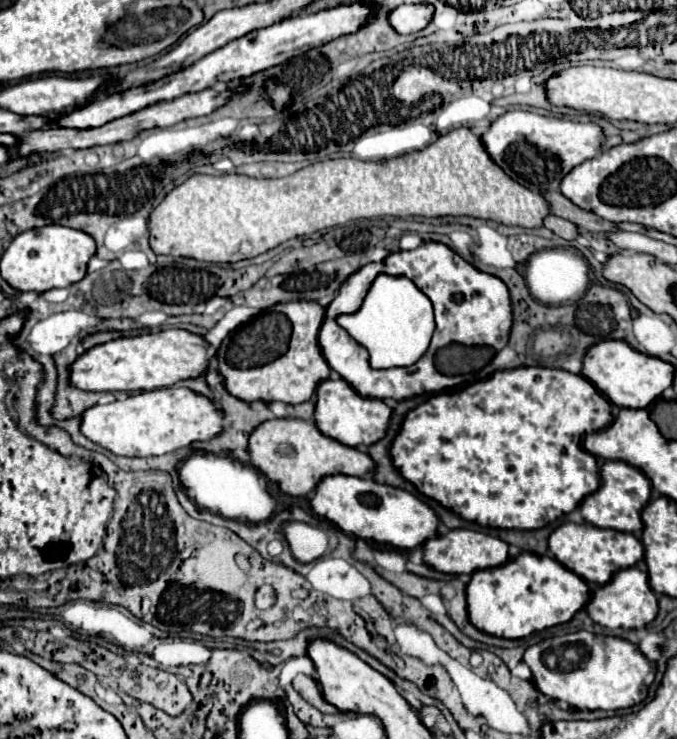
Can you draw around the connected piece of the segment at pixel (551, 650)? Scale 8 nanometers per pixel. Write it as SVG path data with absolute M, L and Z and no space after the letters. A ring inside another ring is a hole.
M575 632L557 638L547 638L527 648L523 662L533 670L533 684L539 692L553 700L569 702L587 710L623 710L643 702L649 694L649 686L657 676L655 664L639 650L637 644L617 636L597 636L591 632ZM573 646L589 646L591 654L581 668L569 670L569 650Z

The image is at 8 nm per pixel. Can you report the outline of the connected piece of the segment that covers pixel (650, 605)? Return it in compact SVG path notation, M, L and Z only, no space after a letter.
M625 568L619 570L609 584L601 586L597 592L593 592L591 602L587 604L587 612L593 622L609 628L609 630L633 630L643 628L649 622L653 622L659 614L659 602L649 586L649 576L645 568Z

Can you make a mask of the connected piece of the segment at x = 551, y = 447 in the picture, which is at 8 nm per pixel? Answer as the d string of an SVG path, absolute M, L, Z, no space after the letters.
M513 368L513 370L503 370L503 372L495 372L489 380L481 380L475 384L469 384L465 388L459 388L455 392L443 392L443 394L435 394L431 396L427 402L423 402L421 406L417 406L415 410L411 410L405 416L403 428L397 434L397 438L393 440L393 448L391 448L391 456L393 456L393 464L395 468L411 482L417 486L419 492L423 492L425 496L441 502L445 508L451 508L453 512L457 512L461 518L477 522L481 526L491 526L491 528L517 528L517 530L537 530L543 528L555 520L559 520L561 516L573 512L575 508L579 508L579 504L583 502L585 496L589 496L591 492L595 492L599 488L599 466L597 466L597 458L589 452L585 452L583 448L583 436L589 432L597 432L607 428L613 422L613 408L611 402L595 388L595 384L587 382L585 376L581 374L571 374L567 370L559 370L559 368Z

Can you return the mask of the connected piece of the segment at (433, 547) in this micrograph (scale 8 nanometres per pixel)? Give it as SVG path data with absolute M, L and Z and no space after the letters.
M463 528L427 540L423 544L423 552L425 552L425 562L445 574L473 574L477 570L497 568L509 562L509 544L505 540Z

